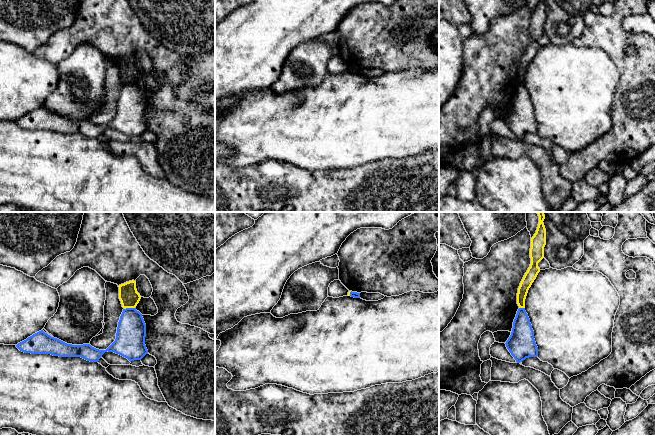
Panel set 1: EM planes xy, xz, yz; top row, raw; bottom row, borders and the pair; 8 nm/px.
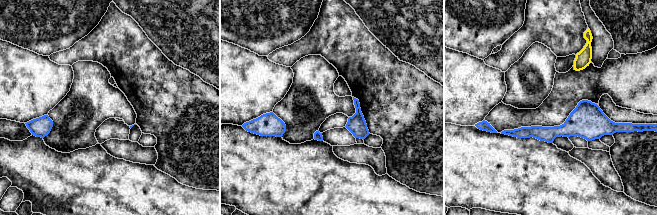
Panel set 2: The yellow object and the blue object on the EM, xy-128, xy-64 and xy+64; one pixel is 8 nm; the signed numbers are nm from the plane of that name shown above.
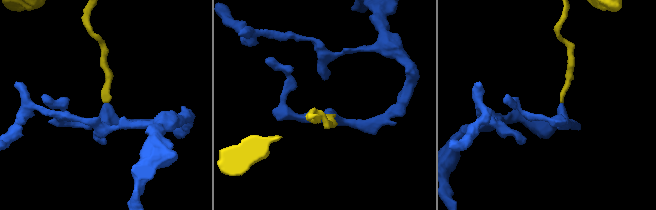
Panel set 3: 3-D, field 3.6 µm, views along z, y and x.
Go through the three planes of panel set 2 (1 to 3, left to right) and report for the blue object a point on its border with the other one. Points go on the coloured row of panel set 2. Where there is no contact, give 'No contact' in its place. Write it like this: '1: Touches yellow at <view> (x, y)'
1: No contact
2: No contact
3: No contact

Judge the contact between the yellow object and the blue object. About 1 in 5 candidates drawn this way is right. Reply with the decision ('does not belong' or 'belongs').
does not belong

